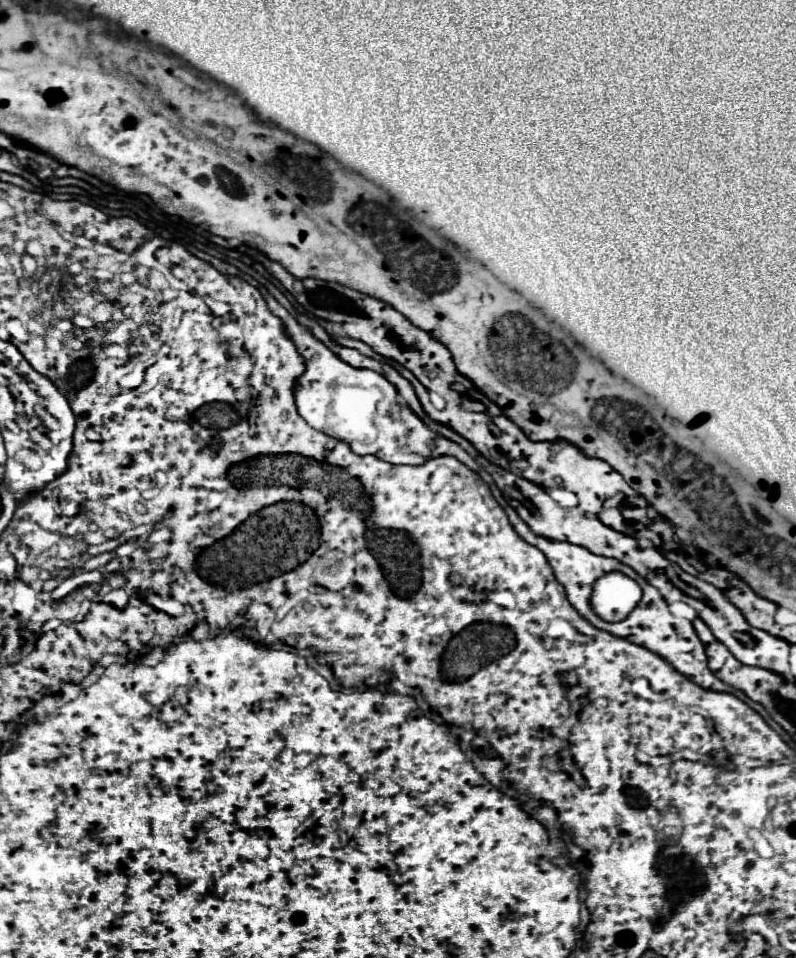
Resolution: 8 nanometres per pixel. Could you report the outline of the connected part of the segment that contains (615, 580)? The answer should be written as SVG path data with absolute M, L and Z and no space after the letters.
M612 571L600 577L592 593L592 609L604 621L622 621L638 605L642 589L624 573Z

